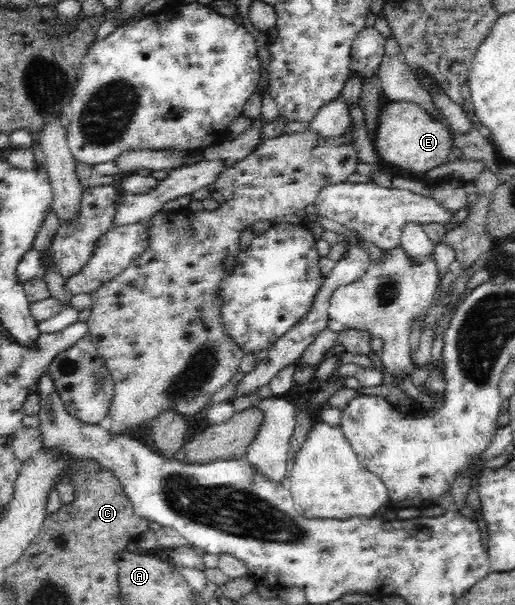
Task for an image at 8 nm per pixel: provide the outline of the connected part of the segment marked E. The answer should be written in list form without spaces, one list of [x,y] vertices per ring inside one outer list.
[[[391,101],[380,110],[380,115],[377,123],[375,138],[373,140],[376,152],[380,154],[381,163],[384,163],[396,169],[399,175],[409,176],[424,173],[446,163],[451,159],[452,132],[448,130],[446,122],[438,120],[438,117],[430,115],[416,102],[409,101]]]

